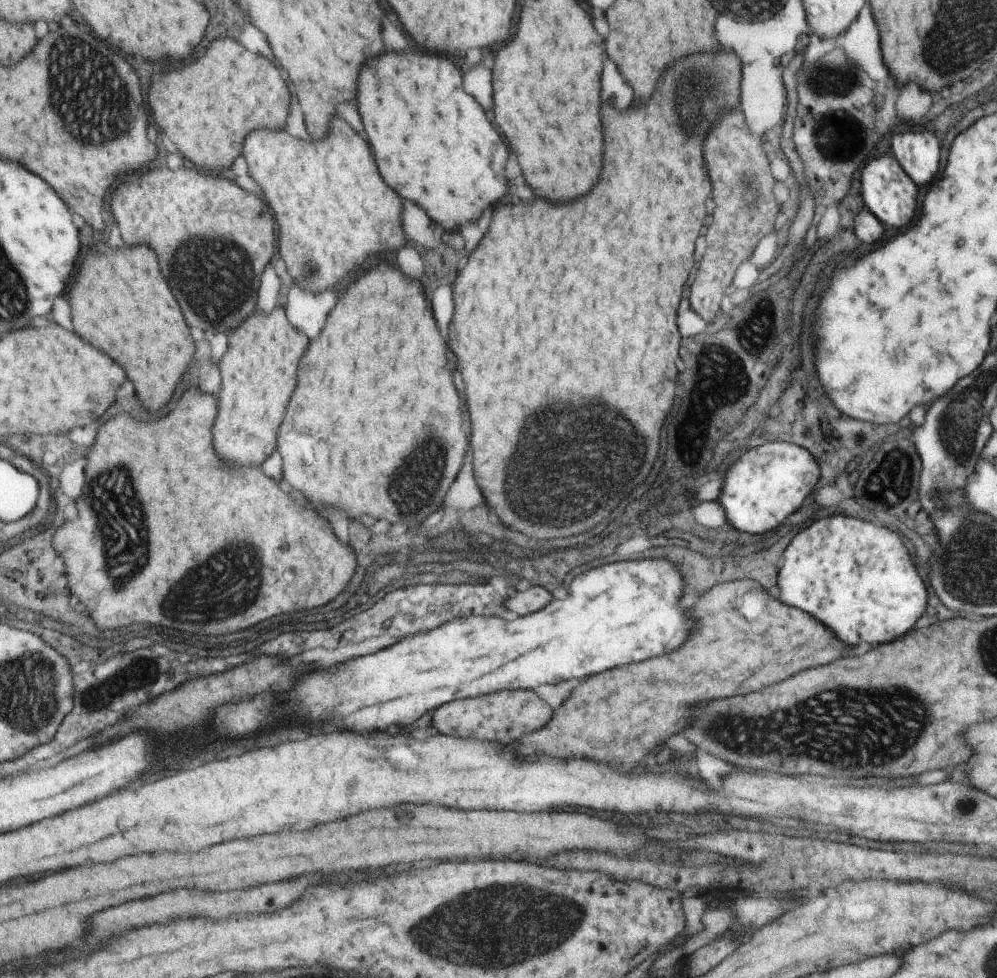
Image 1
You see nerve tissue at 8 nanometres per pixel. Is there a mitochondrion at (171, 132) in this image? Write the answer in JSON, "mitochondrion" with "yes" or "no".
{"mitochondrion":"no"}

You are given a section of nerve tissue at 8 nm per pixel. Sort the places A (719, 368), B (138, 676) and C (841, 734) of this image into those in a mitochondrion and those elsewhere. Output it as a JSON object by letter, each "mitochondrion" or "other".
{"A":"mitochondrion","B":"mitochondrion","C":"mitochondrion"}

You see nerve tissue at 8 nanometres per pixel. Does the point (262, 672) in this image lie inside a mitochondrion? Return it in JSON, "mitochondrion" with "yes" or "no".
{"mitochondrion":"no"}

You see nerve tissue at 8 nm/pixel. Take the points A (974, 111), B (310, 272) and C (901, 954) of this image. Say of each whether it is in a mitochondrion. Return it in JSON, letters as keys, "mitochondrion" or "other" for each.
{"A":"other","B":"mitochondrion","C":"other"}

